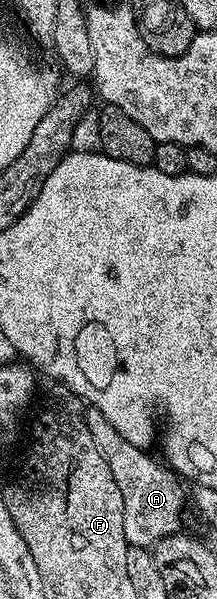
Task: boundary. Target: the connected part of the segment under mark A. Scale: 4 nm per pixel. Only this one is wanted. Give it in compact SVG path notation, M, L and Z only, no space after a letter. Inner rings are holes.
M86 406L85 420L91 437L123 493L123 533L130 546L148 548L160 539L176 534L182 527L183 509L187 507L187 487L180 475L160 458L152 459L143 447L131 445L127 437L119 437L119 429L99 413L99 409ZM185 487L186 491L185 491Z

